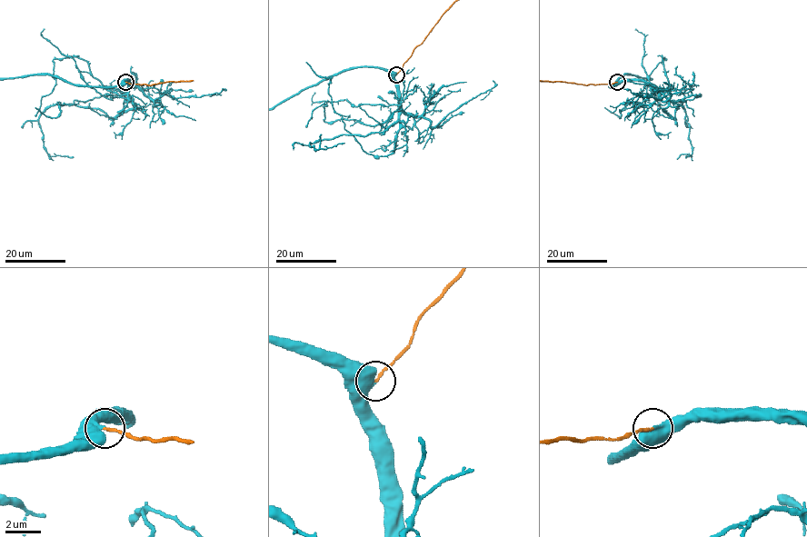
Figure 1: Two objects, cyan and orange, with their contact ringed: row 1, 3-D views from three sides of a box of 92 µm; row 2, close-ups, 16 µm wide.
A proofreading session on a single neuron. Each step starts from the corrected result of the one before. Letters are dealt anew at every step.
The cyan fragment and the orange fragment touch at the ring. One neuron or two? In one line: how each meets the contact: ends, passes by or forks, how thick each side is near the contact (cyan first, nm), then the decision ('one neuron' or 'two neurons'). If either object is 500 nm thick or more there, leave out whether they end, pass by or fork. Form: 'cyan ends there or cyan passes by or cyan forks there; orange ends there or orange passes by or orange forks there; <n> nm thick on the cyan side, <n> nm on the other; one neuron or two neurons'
cyan ends there; orange ends there; 480 nm thick on the cyan side, 120 nm on the other; one neuron

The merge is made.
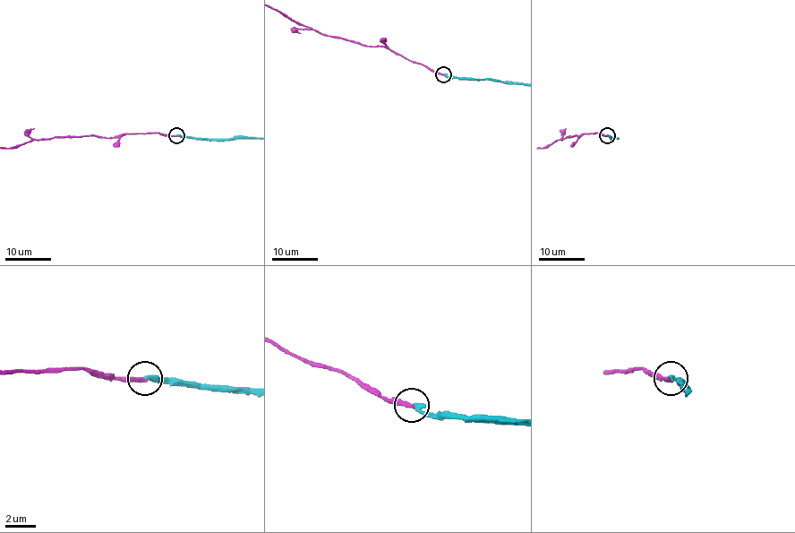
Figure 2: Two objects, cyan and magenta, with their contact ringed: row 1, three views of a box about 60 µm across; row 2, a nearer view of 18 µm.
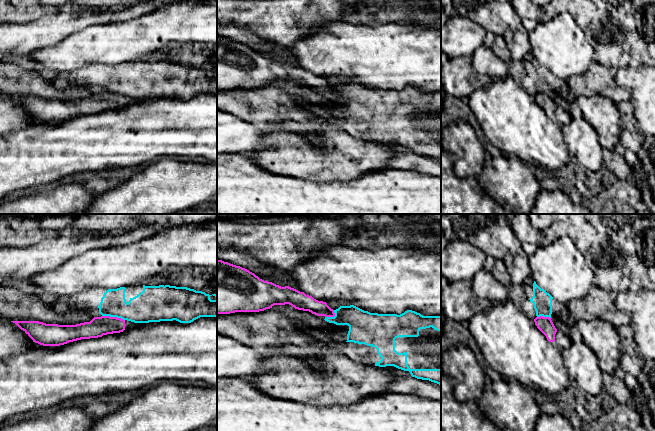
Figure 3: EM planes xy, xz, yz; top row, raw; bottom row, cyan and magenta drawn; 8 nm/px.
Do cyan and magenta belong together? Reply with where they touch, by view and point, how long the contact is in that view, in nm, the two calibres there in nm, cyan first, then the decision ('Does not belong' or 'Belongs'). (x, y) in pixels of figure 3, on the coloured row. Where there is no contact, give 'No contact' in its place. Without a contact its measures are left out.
Touches cyan at xy (113, 316). Shared border 190 nm. Thickness 240 nm (cyan) against 160 nm. Does not belong

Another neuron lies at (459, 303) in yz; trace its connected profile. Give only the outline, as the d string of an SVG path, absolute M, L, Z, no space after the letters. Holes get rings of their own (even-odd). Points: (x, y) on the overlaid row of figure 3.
M460 280L453 283L448 283L441 290L441 310L446 315L447 319L458 323L467 324L468 321L475 315L489 306L489 301L478 297L472 290L472 284L466 280Z

